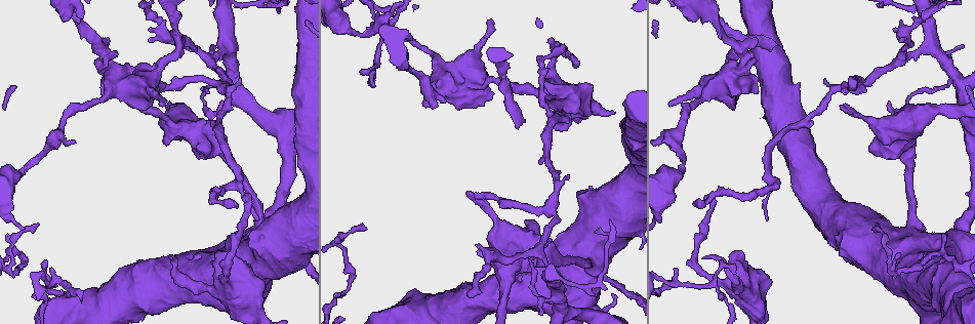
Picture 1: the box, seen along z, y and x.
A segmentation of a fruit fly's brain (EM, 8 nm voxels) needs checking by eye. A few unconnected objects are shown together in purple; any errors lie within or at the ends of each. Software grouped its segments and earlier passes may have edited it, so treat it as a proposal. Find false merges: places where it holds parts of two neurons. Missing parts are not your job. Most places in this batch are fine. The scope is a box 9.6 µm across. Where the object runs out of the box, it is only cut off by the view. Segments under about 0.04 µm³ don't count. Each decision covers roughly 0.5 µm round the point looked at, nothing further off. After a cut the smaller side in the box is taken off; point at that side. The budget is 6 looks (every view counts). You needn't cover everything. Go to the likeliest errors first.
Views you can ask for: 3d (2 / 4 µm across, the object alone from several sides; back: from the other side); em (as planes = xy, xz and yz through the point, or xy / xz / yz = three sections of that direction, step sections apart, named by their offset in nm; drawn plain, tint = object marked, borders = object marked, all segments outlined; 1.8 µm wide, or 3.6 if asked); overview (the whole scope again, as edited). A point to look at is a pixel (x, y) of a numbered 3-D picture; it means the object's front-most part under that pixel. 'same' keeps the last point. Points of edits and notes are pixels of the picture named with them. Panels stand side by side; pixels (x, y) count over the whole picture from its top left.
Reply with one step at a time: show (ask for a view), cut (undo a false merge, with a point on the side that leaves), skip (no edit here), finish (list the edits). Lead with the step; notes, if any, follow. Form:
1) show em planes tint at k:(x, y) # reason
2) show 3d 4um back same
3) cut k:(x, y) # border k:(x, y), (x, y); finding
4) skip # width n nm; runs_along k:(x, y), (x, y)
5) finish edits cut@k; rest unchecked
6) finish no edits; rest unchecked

show em xy step 8 tint at 1:(534, 268) # closes a loop

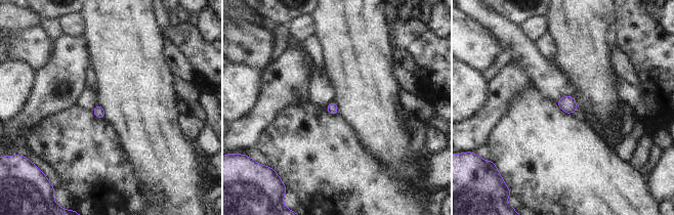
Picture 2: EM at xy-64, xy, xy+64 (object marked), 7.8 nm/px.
skip # width 80 nm; continuous, no second neuron

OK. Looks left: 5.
show 3d 2um back at 1:(674, 284) # three-way junction

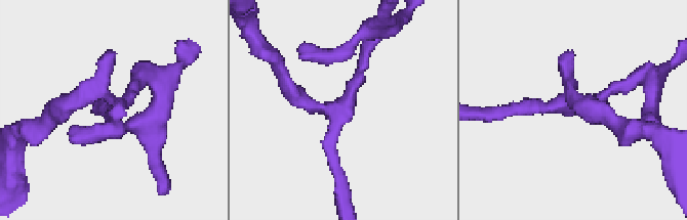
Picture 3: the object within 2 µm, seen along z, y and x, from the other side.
show em xz step 16 tint at 3:(109, 102)

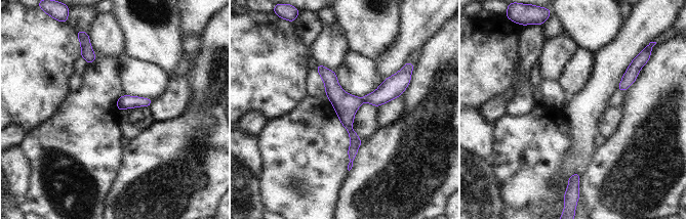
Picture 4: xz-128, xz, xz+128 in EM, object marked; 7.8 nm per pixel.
show em planes borders same # cut it another way

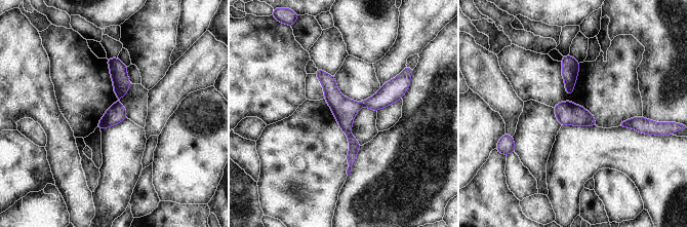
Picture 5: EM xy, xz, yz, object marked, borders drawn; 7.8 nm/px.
cut 5:(389, 93) # arms 3; border 5:(360, 103), (361, 106); two neurons meet here

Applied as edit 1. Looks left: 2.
finish edits cut@5; rest unchecked

